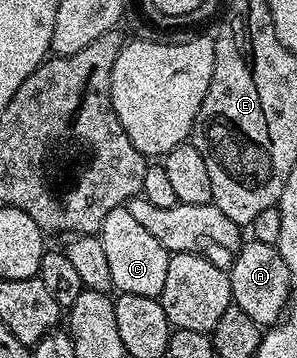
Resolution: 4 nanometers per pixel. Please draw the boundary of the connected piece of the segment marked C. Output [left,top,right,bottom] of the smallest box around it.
[98,206,170,299]

